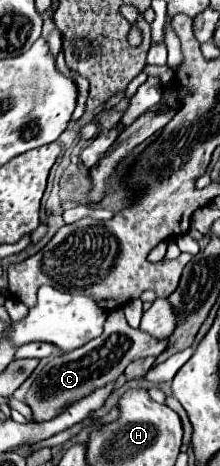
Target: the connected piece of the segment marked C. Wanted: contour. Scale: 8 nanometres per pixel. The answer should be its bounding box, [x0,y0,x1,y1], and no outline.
[26,310,166,420]

